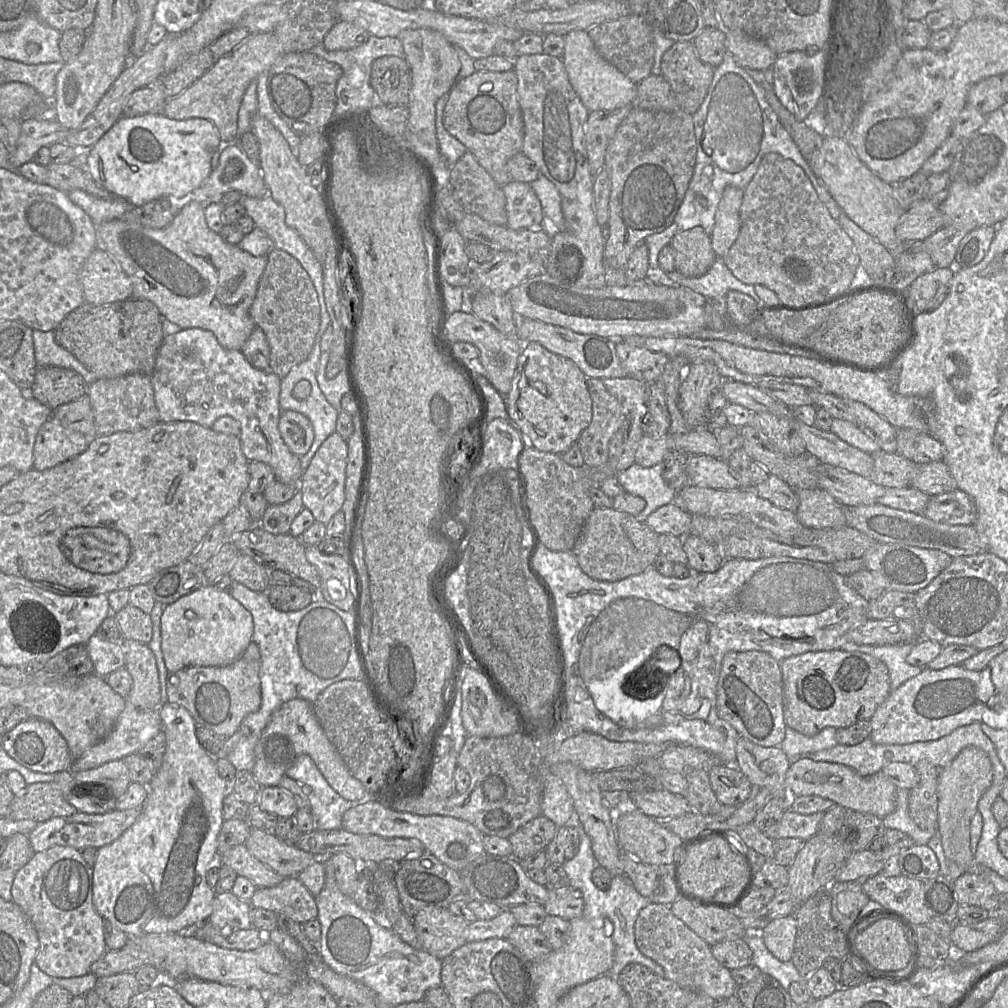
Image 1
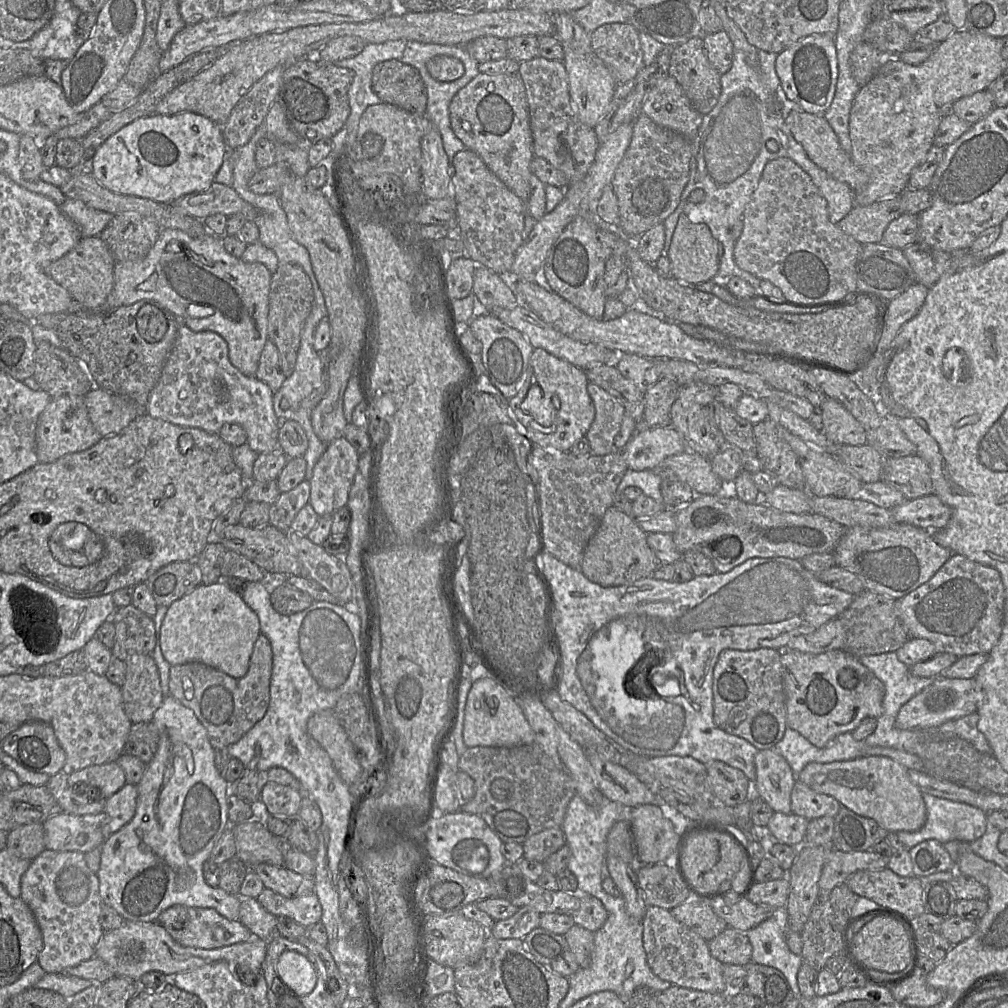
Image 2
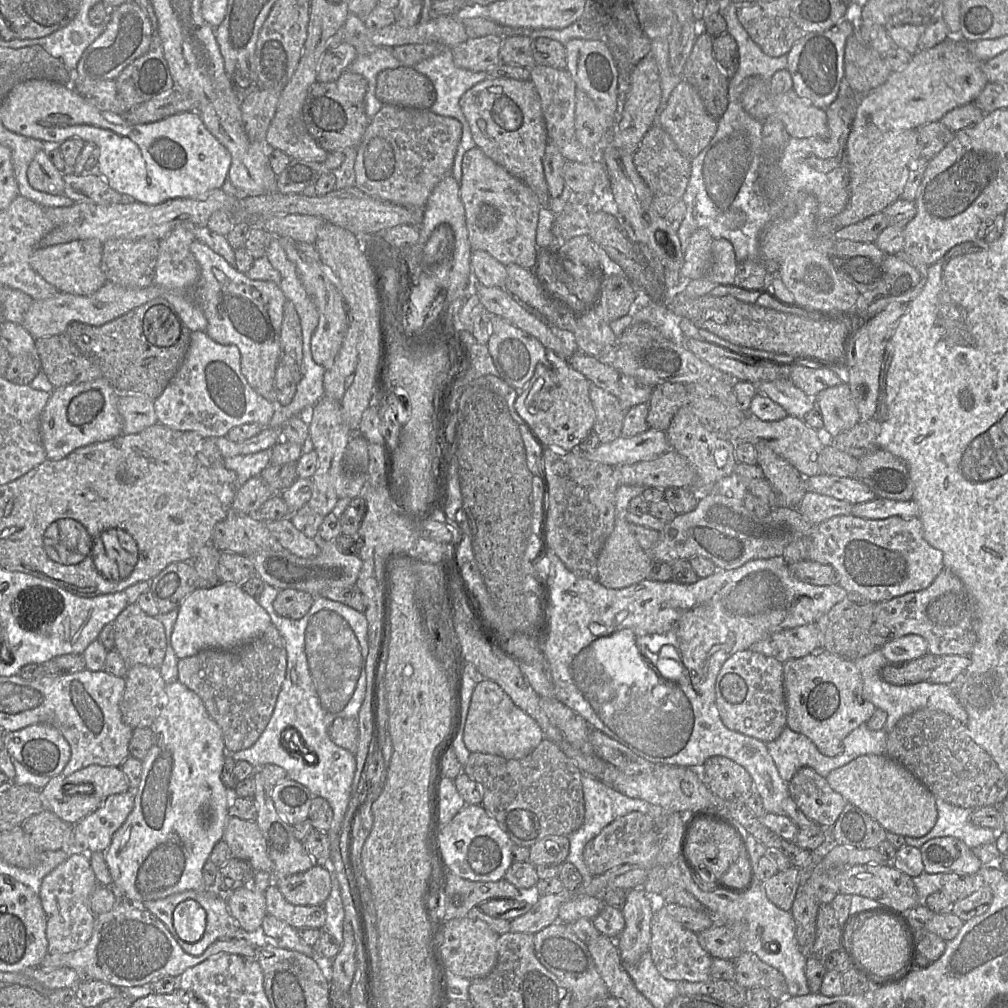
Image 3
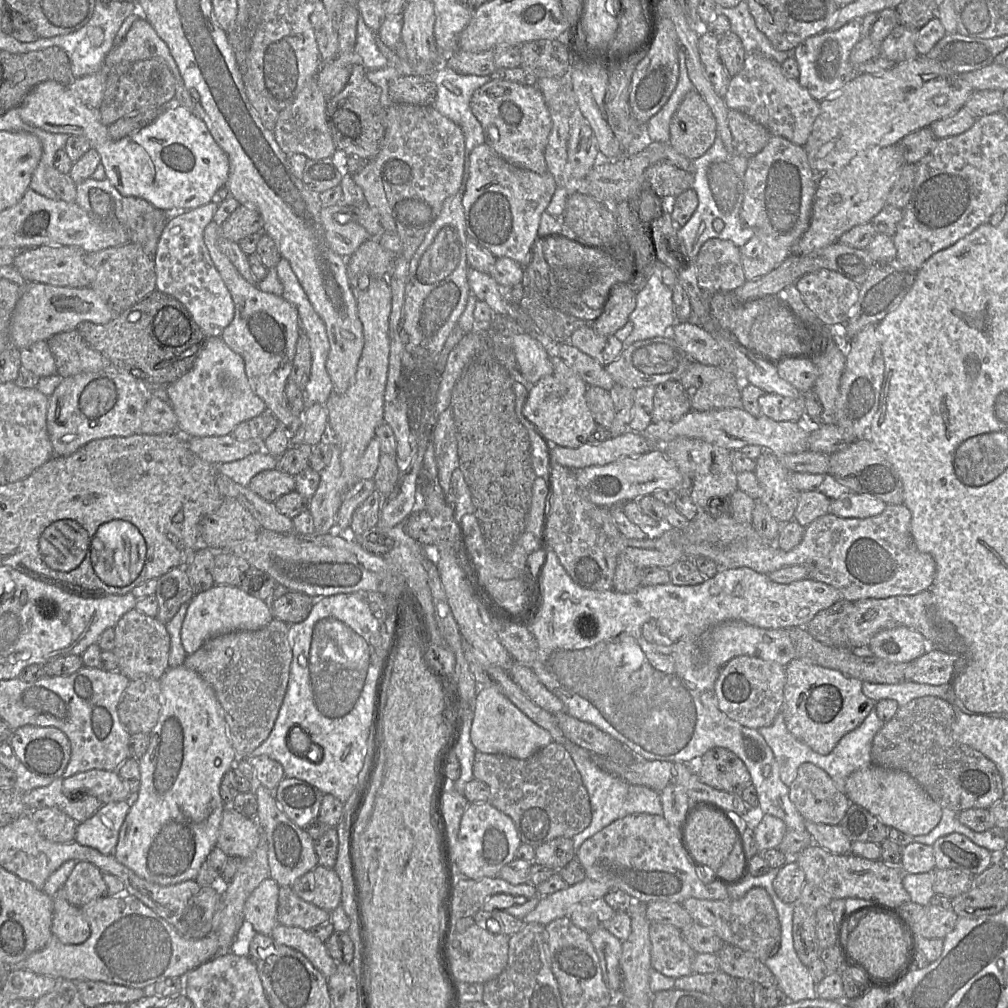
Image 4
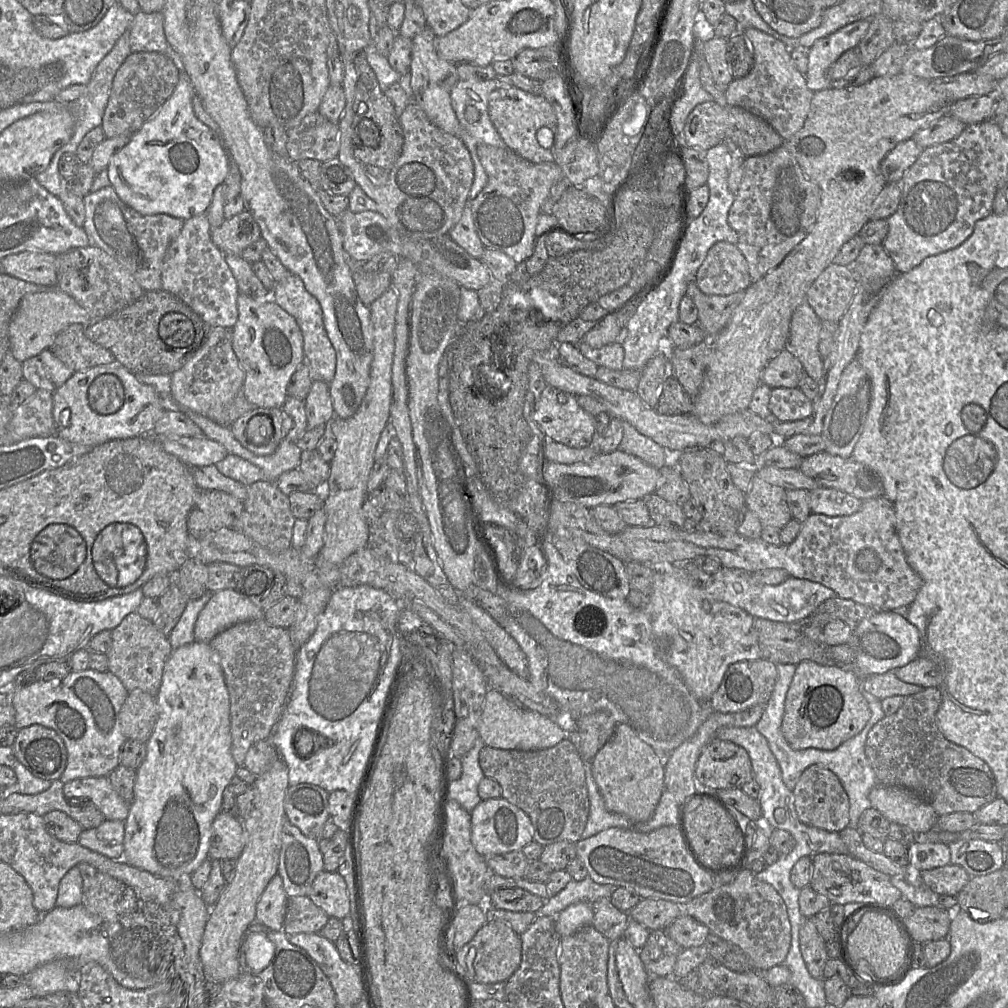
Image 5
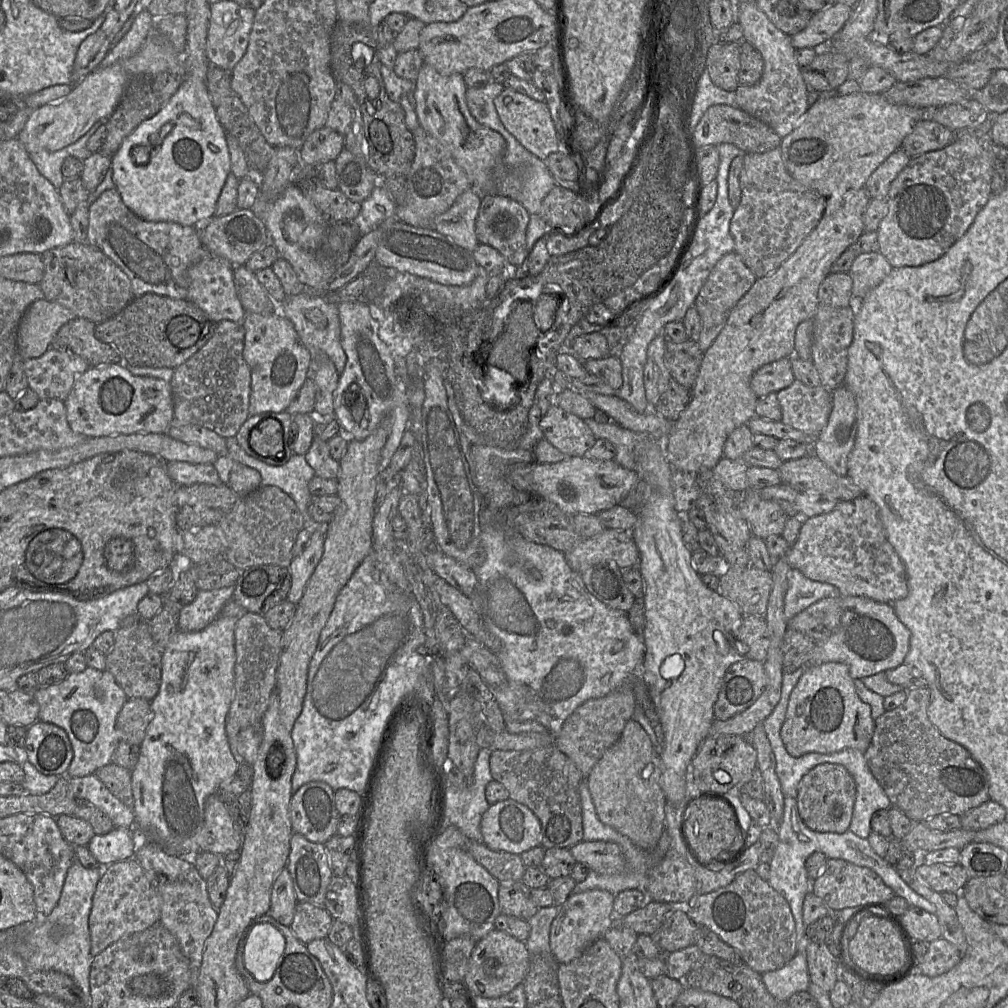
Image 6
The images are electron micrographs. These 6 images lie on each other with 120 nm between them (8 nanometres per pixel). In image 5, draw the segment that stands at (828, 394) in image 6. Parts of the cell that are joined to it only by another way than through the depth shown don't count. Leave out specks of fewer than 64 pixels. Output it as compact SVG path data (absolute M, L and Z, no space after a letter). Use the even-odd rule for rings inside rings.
M774 388L771 391L769 409L773 420L793 422L804 420L813 412L811 401L797 388Z

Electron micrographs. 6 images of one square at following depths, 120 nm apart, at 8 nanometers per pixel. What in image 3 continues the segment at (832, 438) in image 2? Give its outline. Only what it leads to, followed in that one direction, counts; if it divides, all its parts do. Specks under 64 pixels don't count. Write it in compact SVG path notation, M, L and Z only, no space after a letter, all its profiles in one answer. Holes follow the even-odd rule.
M846 381L821 391L814 399L821 409L826 439L834 438L861 421Z

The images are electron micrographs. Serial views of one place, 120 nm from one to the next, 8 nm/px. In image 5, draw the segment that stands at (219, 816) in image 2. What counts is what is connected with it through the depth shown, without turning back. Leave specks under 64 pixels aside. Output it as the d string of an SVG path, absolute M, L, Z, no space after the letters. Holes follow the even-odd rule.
M194 641L172 651L165 663L161 686L156 694L158 705L158 718L154 729L146 742L146 755L140 766L136 769L134 785L134 798L130 804L129 814L125 819L124 853L123 860L140 870L152 875L178 880L182 875L191 875L206 859L209 858L212 823L216 815L222 811L222 795L230 780L236 775L237 764L233 758L230 730L230 698L226 686L223 670L218 656L208 642ZM276 874L269 881L257 902L255 922L273 931L282 930L288 898L283 888L282 878L279 874Z

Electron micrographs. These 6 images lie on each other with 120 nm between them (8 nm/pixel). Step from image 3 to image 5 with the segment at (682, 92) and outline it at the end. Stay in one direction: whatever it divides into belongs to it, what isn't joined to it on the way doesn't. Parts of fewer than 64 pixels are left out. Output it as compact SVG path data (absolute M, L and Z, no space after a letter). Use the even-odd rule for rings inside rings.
M714 101L697 105L685 122L682 147L708 151L725 140L731 140L745 157L764 155L783 145L782 137L768 122L746 109L721 106Z

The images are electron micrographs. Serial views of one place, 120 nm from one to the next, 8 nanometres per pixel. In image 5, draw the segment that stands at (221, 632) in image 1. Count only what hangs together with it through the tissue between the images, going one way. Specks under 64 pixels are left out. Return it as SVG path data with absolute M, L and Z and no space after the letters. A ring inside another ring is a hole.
M235 589L212 593L194 626L197 642L208 642L226 628L241 622L264 619L265 612Z

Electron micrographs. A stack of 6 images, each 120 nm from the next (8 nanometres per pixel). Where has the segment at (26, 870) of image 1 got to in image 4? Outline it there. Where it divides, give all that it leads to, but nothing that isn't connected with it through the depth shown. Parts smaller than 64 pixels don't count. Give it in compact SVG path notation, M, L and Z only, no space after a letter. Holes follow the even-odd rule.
M63 887L54 897L51 932L66 945L78 945L90 936L90 926L80 908L70 904L63 897Z

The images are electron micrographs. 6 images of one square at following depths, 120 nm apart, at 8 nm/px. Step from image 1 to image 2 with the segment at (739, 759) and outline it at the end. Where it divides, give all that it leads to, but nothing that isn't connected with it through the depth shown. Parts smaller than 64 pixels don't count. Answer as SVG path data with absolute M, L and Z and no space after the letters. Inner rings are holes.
M774 749L759 750L755 767L753 793L766 801L775 813L792 813L791 793L796 776L786 759Z

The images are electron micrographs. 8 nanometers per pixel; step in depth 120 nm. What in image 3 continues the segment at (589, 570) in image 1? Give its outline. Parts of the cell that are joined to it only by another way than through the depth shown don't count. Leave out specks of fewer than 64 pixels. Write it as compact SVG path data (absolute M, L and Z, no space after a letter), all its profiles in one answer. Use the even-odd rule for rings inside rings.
M618 514L614 529L598 556L596 580L608 589L623 589L648 579L653 560L632 535L630 524L623 514Z

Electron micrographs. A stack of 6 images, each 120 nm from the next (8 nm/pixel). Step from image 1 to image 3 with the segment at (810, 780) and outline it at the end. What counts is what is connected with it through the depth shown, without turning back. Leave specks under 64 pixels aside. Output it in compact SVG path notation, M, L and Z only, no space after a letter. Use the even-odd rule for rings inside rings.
M886 755L855 758L829 773L830 787L847 801L876 820L887 832L903 837L925 836L935 825L935 797L907 768Z

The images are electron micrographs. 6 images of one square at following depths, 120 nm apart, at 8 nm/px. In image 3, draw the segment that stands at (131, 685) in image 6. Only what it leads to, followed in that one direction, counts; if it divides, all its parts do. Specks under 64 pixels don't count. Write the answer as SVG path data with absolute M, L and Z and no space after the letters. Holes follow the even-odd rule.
M137 603L128 604L113 622L116 650L127 667L146 665L159 669L167 642L158 617L146 614Z

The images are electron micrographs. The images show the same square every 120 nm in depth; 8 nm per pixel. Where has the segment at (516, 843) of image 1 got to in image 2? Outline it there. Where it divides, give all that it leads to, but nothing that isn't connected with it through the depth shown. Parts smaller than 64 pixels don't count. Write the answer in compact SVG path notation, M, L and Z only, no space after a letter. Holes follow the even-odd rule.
M560 827L544 829L522 843L523 858L543 862L565 844L565 837Z

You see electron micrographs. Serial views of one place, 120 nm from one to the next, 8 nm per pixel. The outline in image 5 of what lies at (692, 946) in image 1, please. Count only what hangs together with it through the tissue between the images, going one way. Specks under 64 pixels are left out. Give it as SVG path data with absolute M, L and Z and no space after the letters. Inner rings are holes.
M655 930L650 931L645 945L639 950L639 957L652 977L670 977L682 950L665 931Z

